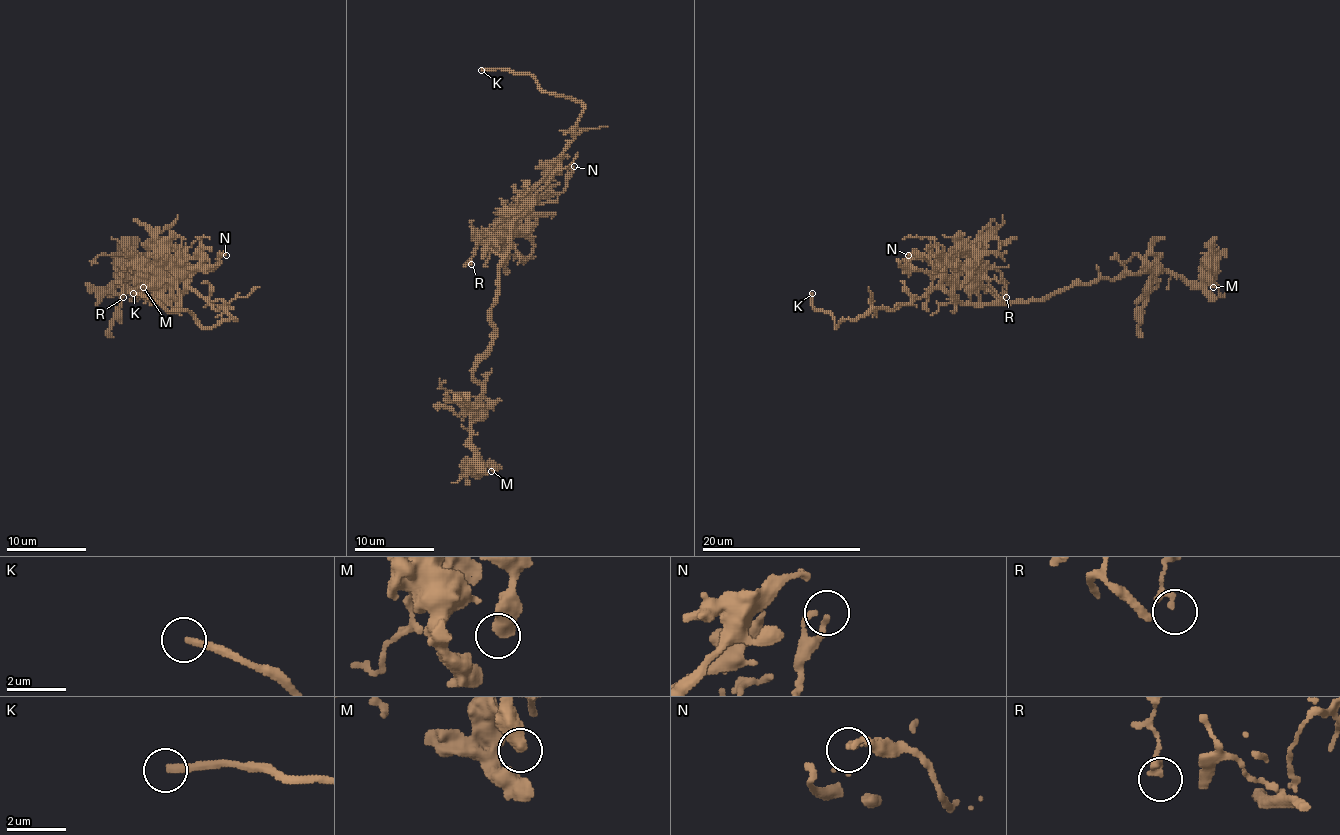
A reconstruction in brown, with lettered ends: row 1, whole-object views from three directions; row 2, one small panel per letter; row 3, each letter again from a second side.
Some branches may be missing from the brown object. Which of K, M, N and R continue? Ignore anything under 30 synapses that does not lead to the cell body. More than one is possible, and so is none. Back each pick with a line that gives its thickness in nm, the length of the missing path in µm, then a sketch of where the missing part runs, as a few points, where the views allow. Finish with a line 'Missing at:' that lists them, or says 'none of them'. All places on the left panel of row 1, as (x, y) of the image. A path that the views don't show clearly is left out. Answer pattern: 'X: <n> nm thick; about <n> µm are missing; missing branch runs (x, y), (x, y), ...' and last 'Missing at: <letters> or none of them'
K: 280 nm thick; about 30 µm are missing; missing branch runs (133, 293), (121, 293), (101, 277), (87, 245), (71, 225), (71, 207), (65, 201), (61, 163)
Missing at: K

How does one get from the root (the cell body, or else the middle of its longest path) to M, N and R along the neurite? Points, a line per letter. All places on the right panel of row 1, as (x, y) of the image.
M: (986, 303), (1037, 301), (1075, 285), (1121, 279), (1129, 273), (1165, 271), (1197, 281), (1203, 261), (1213, 287)
N: (986, 303), (962, 303), (946, 281), (944, 271), (936, 269), (924, 255), (908, 255)
R: (986, 303), (992, 303), (996, 297), (982, 285), (980, 265), (1000, 273), (1004, 285), (1002, 293), (1006, 297)

